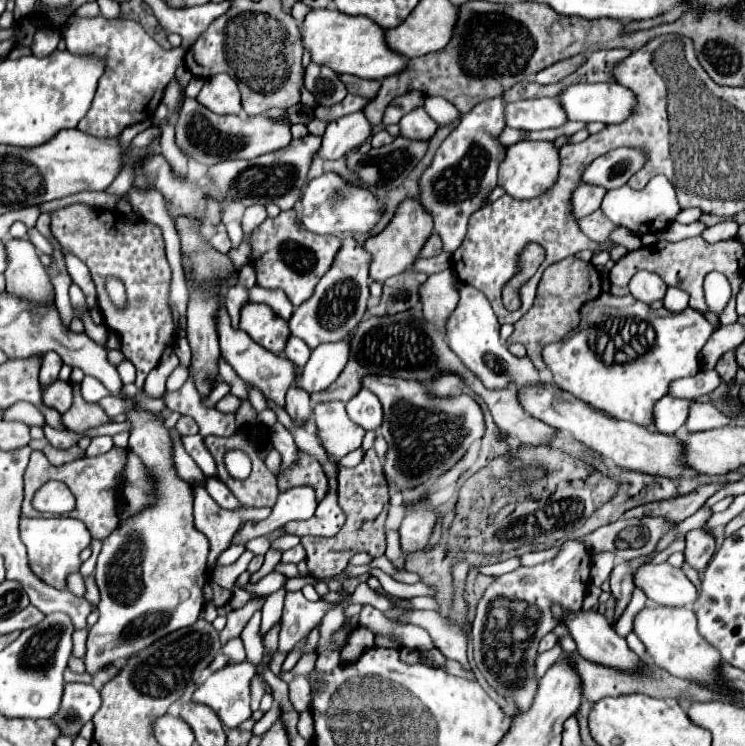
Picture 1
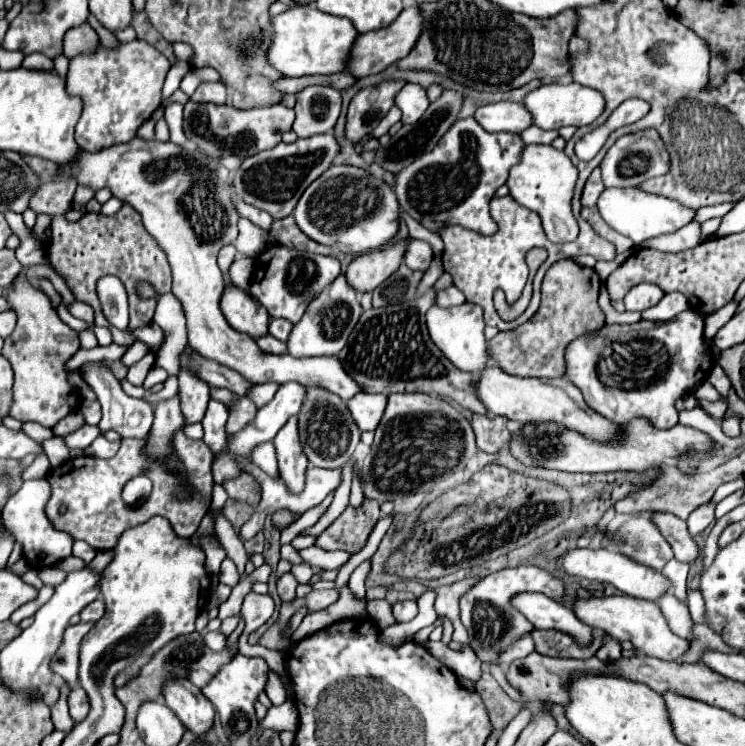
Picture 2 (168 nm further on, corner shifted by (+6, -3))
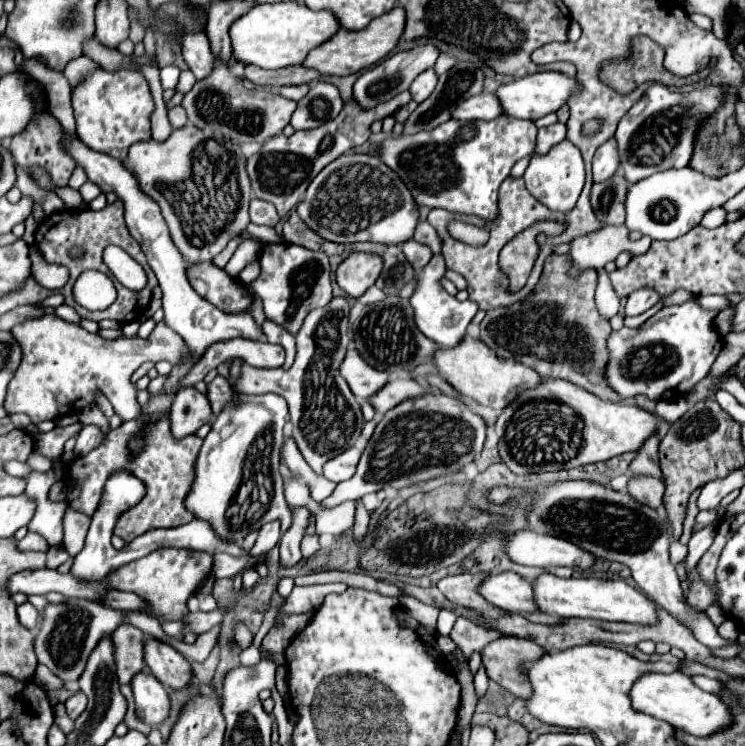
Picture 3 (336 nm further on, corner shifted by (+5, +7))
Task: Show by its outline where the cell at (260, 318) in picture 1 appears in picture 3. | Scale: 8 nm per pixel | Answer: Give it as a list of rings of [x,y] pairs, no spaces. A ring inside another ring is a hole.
[[[211,262],[187,266],[187,278],[199,296],[225,312],[245,312],[253,302],[251,294],[237,280]]]

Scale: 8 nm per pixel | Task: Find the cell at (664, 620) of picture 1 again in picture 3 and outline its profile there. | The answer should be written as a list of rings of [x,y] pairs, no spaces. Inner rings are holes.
[[[543,572],[535,584],[535,604],[545,614],[563,618],[595,618],[609,622],[655,622],[655,604],[645,594],[625,580],[599,580],[599,578],[559,578],[551,572]]]

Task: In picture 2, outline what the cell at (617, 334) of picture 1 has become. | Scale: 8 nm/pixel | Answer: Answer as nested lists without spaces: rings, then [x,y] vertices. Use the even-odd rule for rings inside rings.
[[[684,310],[680,312],[676,318],[668,320],[668,322],[653,322],[641,319],[638,321],[638,326],[634,324],[604,324],[600,330],[594,330],[594,332],[588,332],[588,334],[582,334],[580,338],[576,338],[574,342],[570,342],[568,350],[566,350],[566,378],[582,392],[584,396],[584,402],[596,410],[598,414],[602,414],[604,418],[610,418],[614,422],[620,422],[620,424],[626,424],[626,422],[632,422],[634,418],[646,418],[648,422],[652,422],[652,426],[656,428],[672,428],[674,424],[678,424],[678,412],[674,408],[674,402],[682,396],[686,396],[688,390],[692,390],[692,386],[700,380],[704,380],[708,374],[710,374],[710,368],[712,368],[712,360],[708,358],[702,342],[704,342],[704,320],[694,312],[694,310]]]

